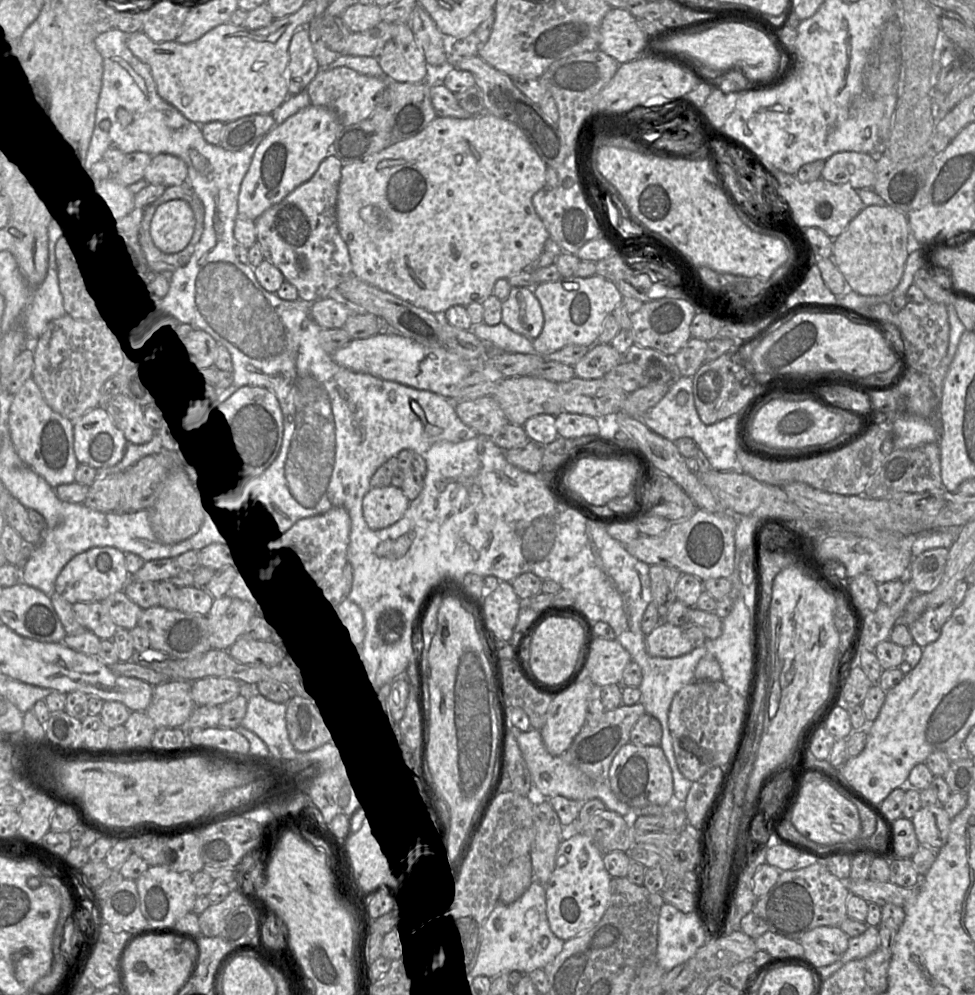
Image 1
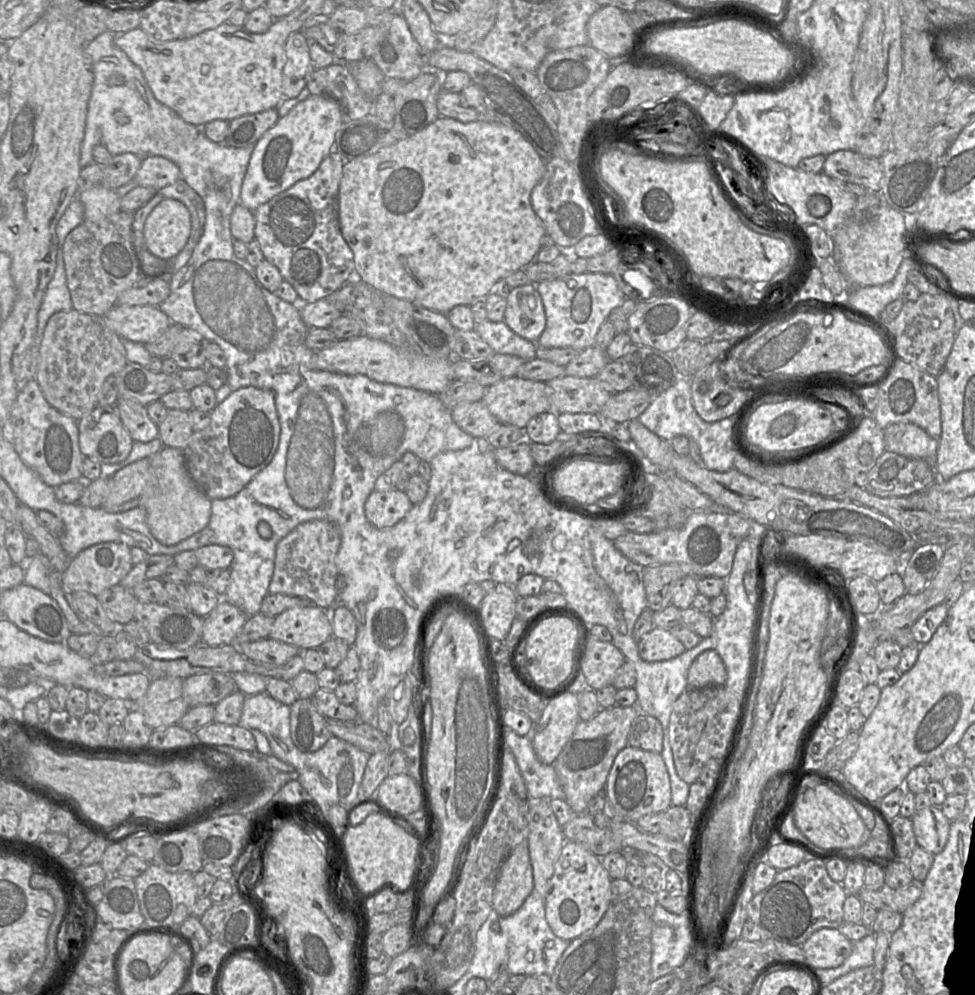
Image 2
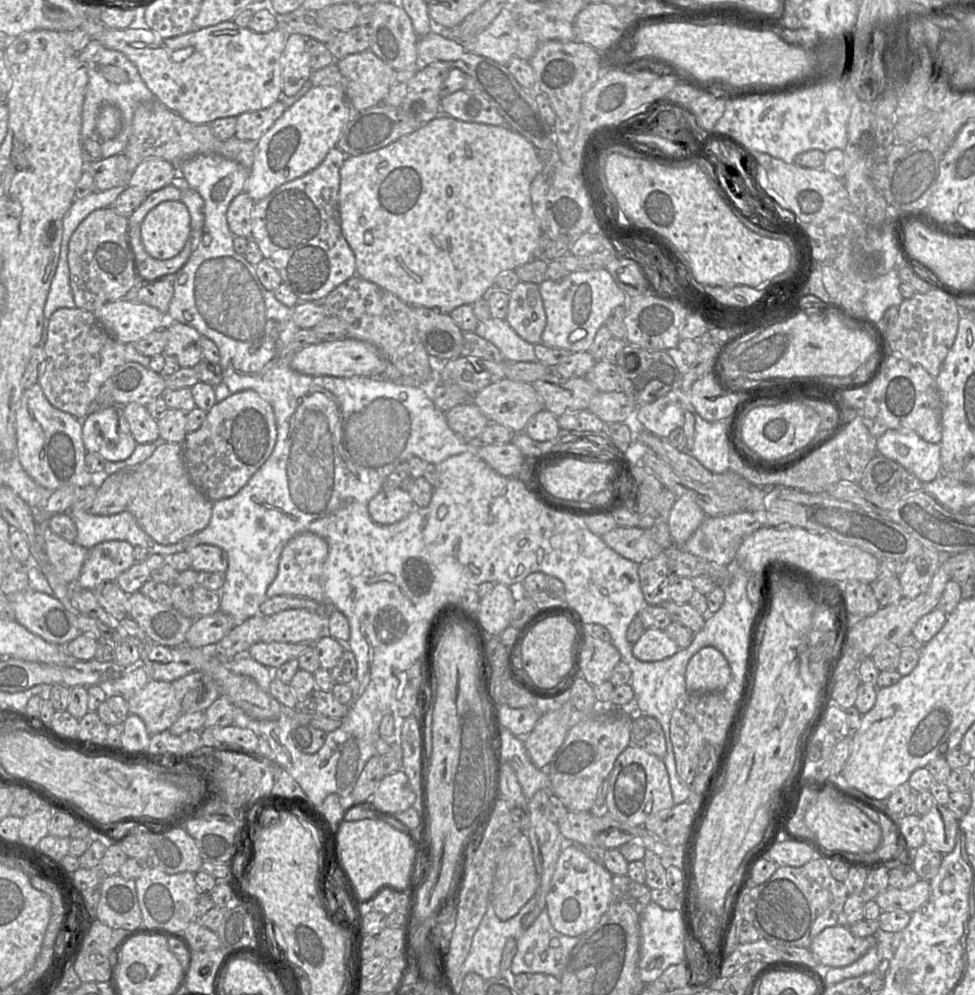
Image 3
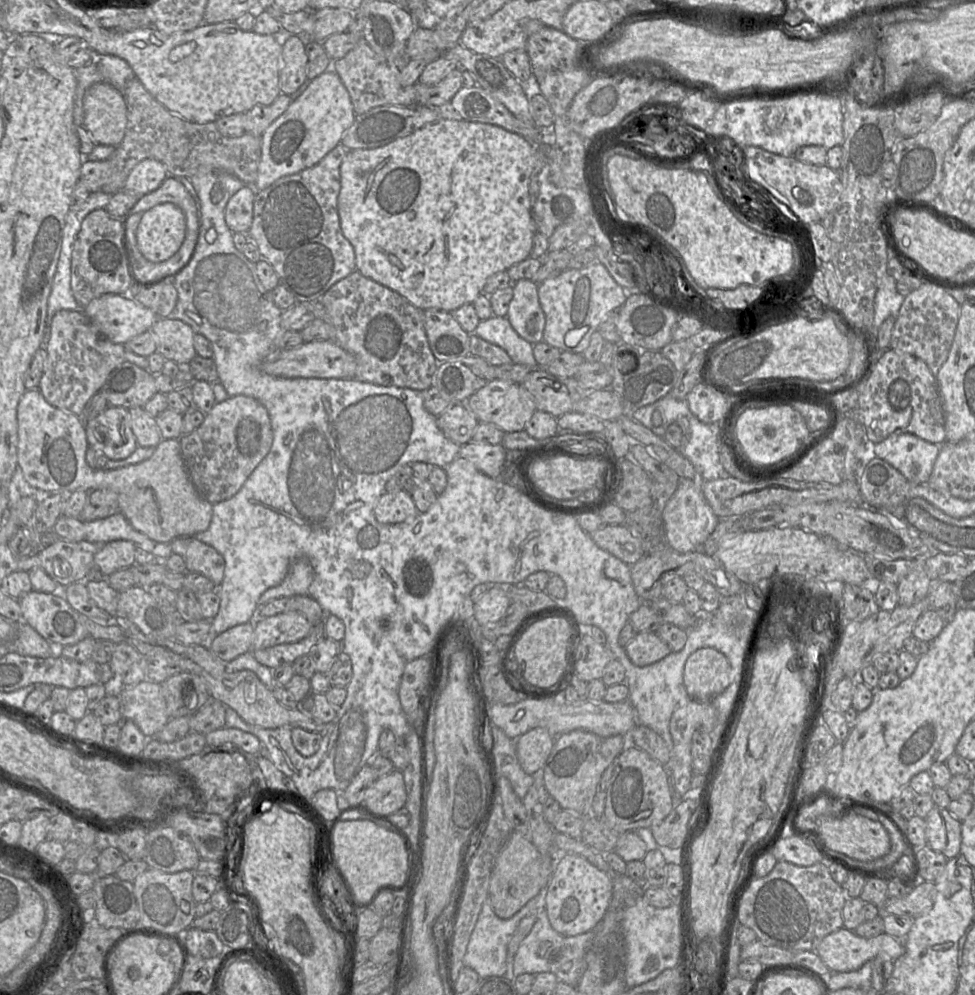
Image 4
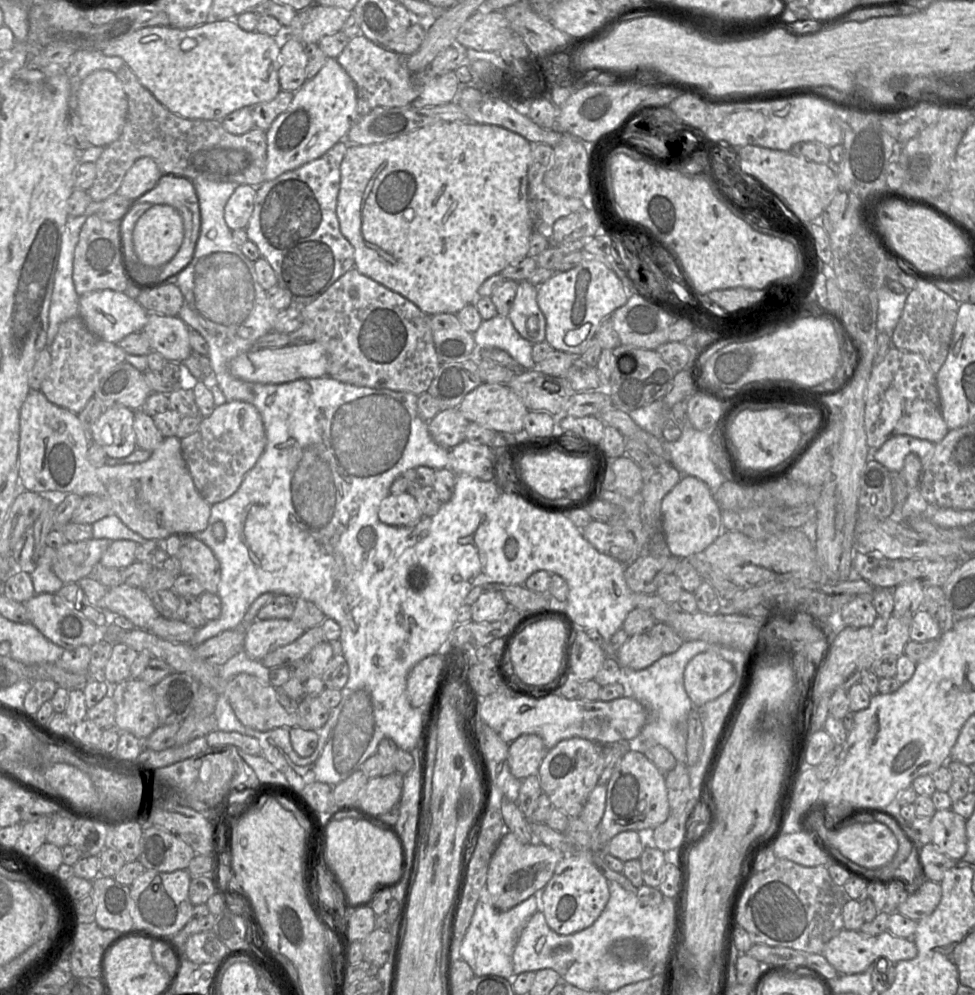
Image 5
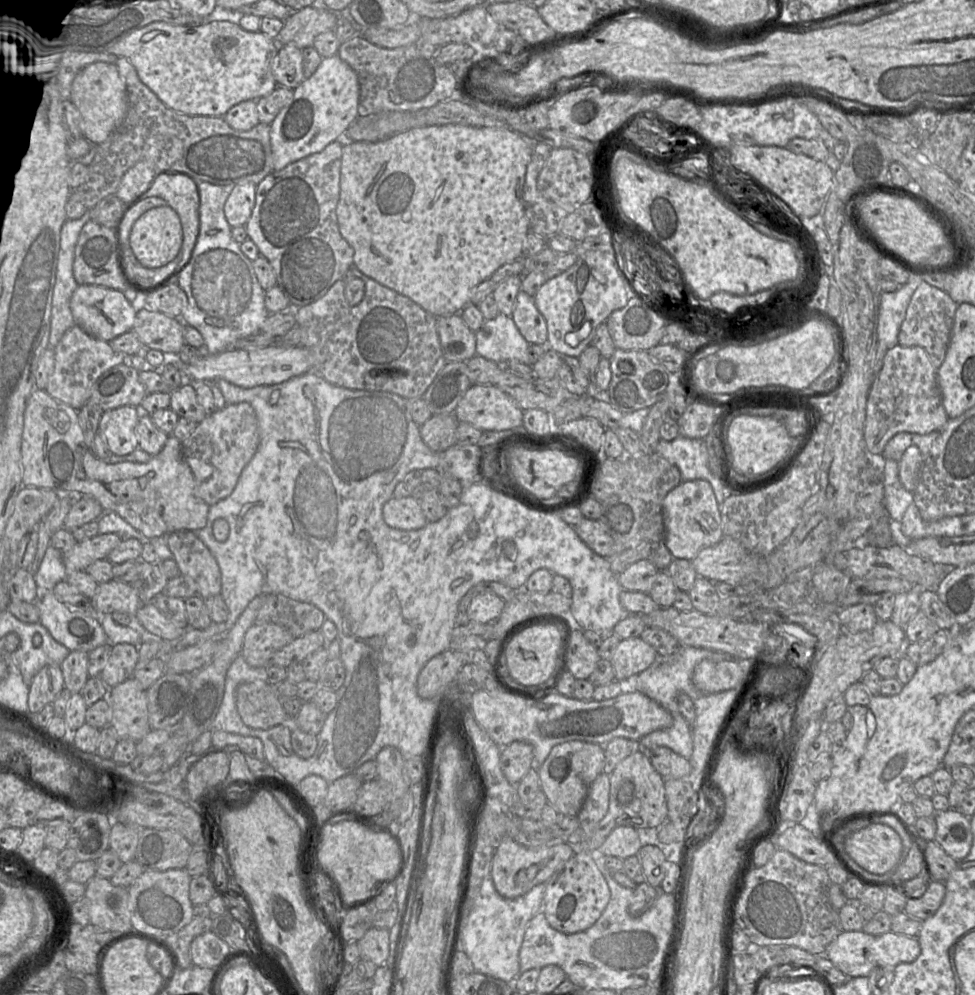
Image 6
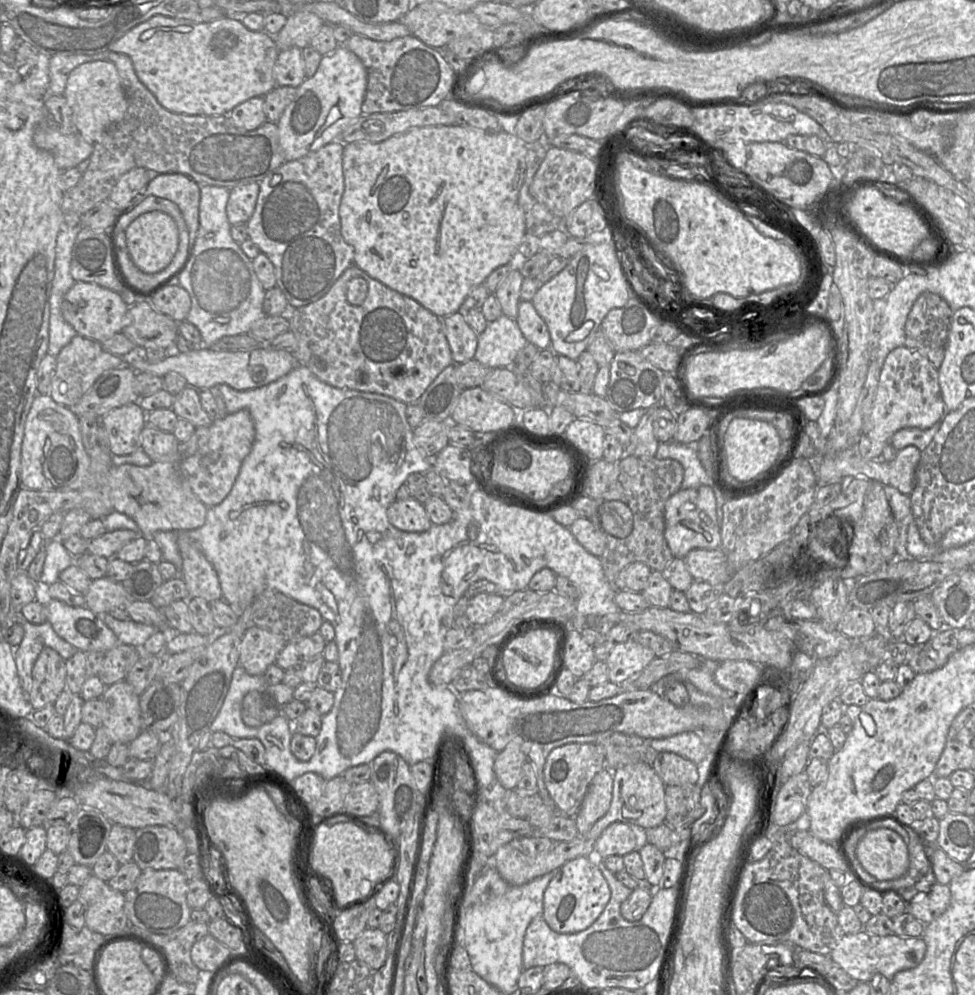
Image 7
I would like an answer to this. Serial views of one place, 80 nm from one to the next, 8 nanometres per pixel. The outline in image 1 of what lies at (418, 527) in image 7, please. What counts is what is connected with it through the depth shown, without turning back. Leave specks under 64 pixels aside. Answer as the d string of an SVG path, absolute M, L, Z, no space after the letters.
M401 488L370 489L362 501L364 520L371 530L388 528L400 520L409 503Z

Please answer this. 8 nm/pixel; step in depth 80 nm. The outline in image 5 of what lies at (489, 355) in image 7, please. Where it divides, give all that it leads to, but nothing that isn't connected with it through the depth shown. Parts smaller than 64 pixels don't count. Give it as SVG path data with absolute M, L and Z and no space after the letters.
M497 314L491 319L483 320L473 333L478 349L498 348L512 356L524 370L536 365L532 358L532 345L523 338L513 326L508 316Z

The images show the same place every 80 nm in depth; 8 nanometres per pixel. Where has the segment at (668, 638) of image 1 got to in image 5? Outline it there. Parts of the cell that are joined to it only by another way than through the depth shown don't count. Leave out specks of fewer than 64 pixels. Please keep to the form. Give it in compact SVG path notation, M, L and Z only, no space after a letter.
M649 634L630 636L615 655L621 667L633 670L645 669L662 656L660 643Z

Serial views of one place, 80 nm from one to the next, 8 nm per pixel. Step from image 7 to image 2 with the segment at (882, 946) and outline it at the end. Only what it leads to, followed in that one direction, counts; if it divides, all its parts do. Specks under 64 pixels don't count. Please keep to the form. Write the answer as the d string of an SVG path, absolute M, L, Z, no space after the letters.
M821 928L802 945L805 961L817 969L836 968L852 952L853 942L838 928Z

